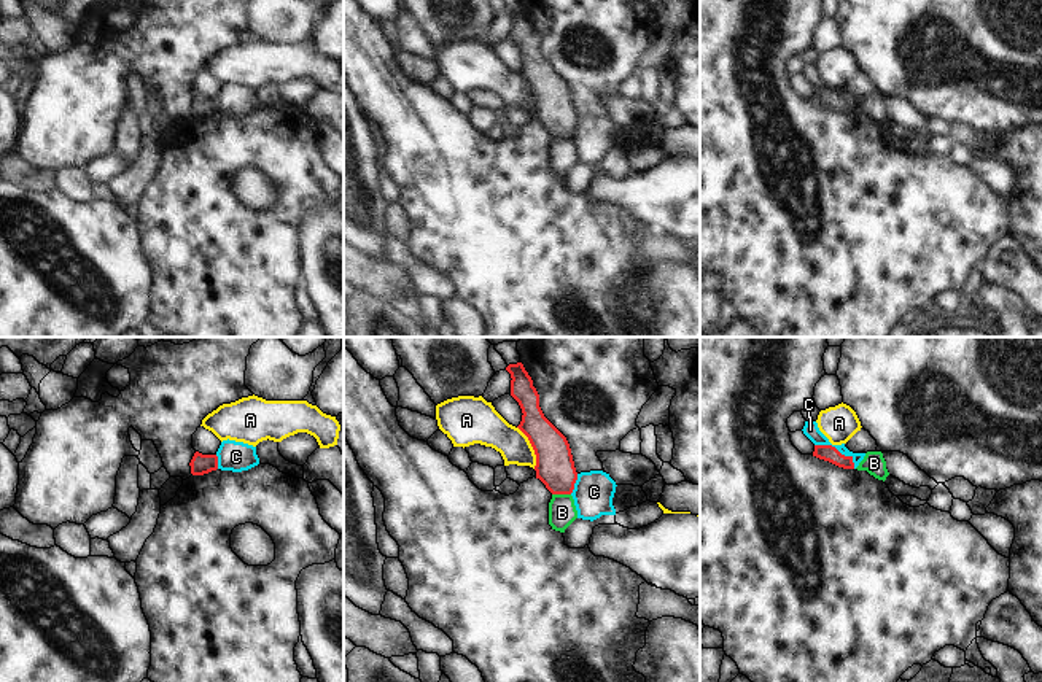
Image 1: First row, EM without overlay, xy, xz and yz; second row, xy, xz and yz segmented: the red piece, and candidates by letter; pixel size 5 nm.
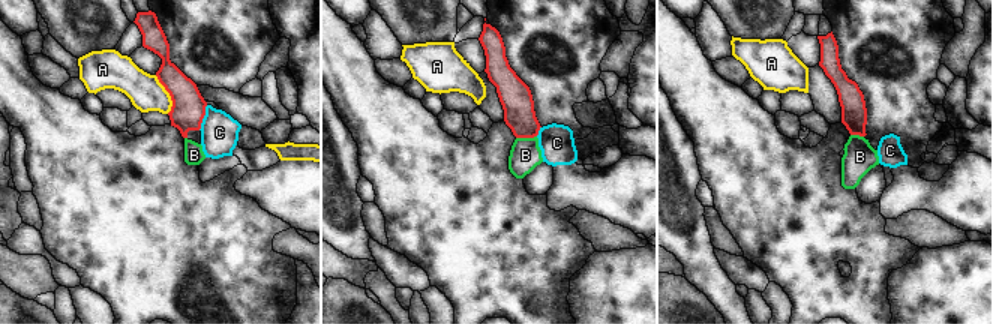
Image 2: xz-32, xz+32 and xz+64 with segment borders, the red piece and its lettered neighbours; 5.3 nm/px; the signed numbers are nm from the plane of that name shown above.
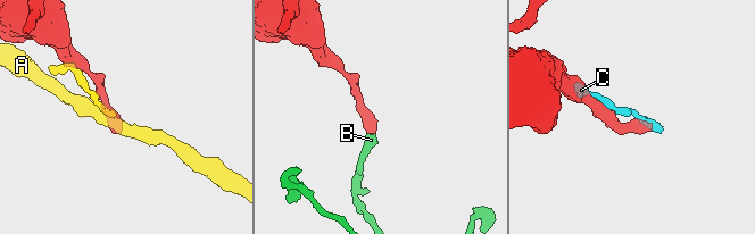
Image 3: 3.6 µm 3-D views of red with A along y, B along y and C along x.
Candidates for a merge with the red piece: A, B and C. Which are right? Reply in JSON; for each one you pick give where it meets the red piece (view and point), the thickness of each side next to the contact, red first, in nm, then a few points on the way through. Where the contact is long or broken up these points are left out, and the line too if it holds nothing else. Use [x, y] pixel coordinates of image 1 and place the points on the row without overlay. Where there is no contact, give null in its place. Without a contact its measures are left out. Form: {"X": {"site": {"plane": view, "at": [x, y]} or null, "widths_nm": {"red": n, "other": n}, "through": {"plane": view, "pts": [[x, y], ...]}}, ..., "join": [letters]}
{"join": []}

